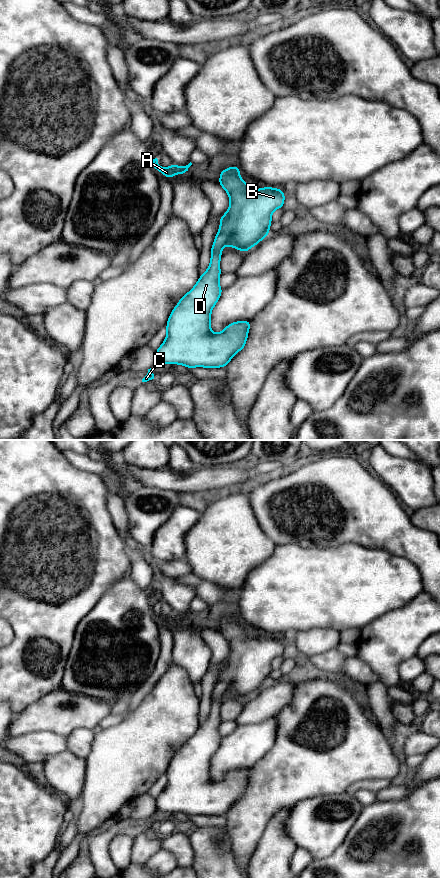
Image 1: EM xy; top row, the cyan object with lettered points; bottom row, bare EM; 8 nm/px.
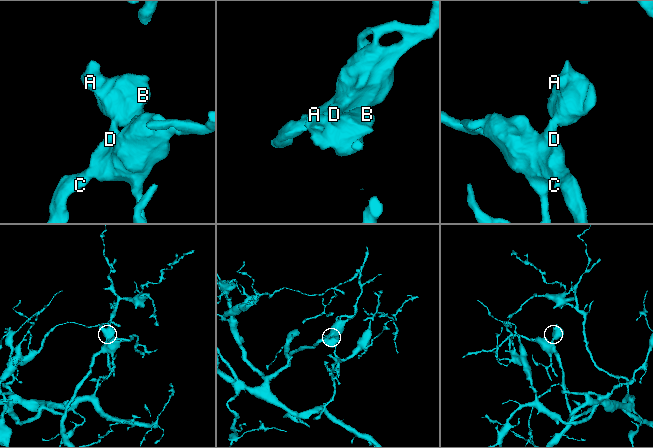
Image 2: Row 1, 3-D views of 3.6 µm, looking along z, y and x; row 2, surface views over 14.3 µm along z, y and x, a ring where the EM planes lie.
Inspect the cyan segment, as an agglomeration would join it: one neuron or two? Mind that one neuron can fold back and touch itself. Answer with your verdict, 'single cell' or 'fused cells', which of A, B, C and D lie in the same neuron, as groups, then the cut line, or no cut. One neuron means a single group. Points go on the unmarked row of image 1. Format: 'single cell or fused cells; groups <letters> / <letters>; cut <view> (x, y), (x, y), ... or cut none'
single cell; groups A B C D; cut none

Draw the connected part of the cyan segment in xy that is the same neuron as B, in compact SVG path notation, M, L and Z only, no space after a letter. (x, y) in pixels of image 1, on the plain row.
M239 614L229 615L220 621L218 631L228 641L230 653L220 665L220 675L211 696L211 709L206 720L199 725L196 733L180 748L167 769L165 789L156 798L156 811L180 812L186 815L218 816L228 810L245 795L250 768L228 772L220 781L213 781L210 776L211 759L219 748L222 736L219 733L220 707L222 696L231 694L246 700L269 683L274 658L282 656L285 642L278 636L264 635L252 637L240 625Z

